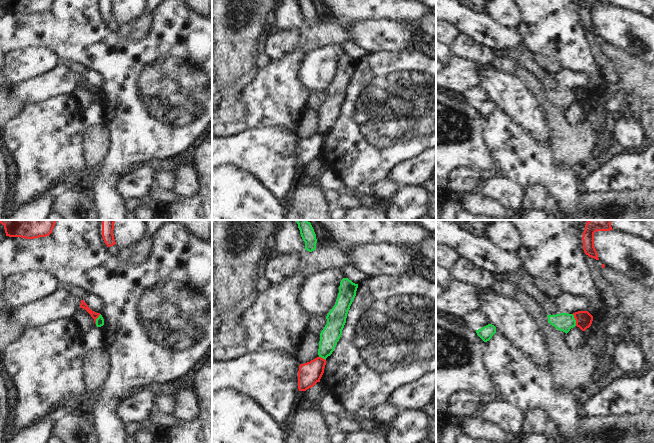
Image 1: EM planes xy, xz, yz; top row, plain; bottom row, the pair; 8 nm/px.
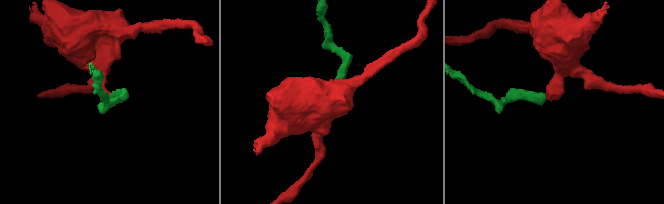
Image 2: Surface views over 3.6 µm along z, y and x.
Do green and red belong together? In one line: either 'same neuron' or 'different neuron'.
different neuron

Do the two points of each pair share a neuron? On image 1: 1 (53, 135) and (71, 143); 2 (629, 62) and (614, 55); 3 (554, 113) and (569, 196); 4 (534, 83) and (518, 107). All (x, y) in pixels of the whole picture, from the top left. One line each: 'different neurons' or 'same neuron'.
1: same neuron
2: same neuron
3: different neurons
4: different neurons

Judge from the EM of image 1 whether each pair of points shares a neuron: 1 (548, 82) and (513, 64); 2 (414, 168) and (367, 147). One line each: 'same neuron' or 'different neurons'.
1: different neurons
2: different neurons

